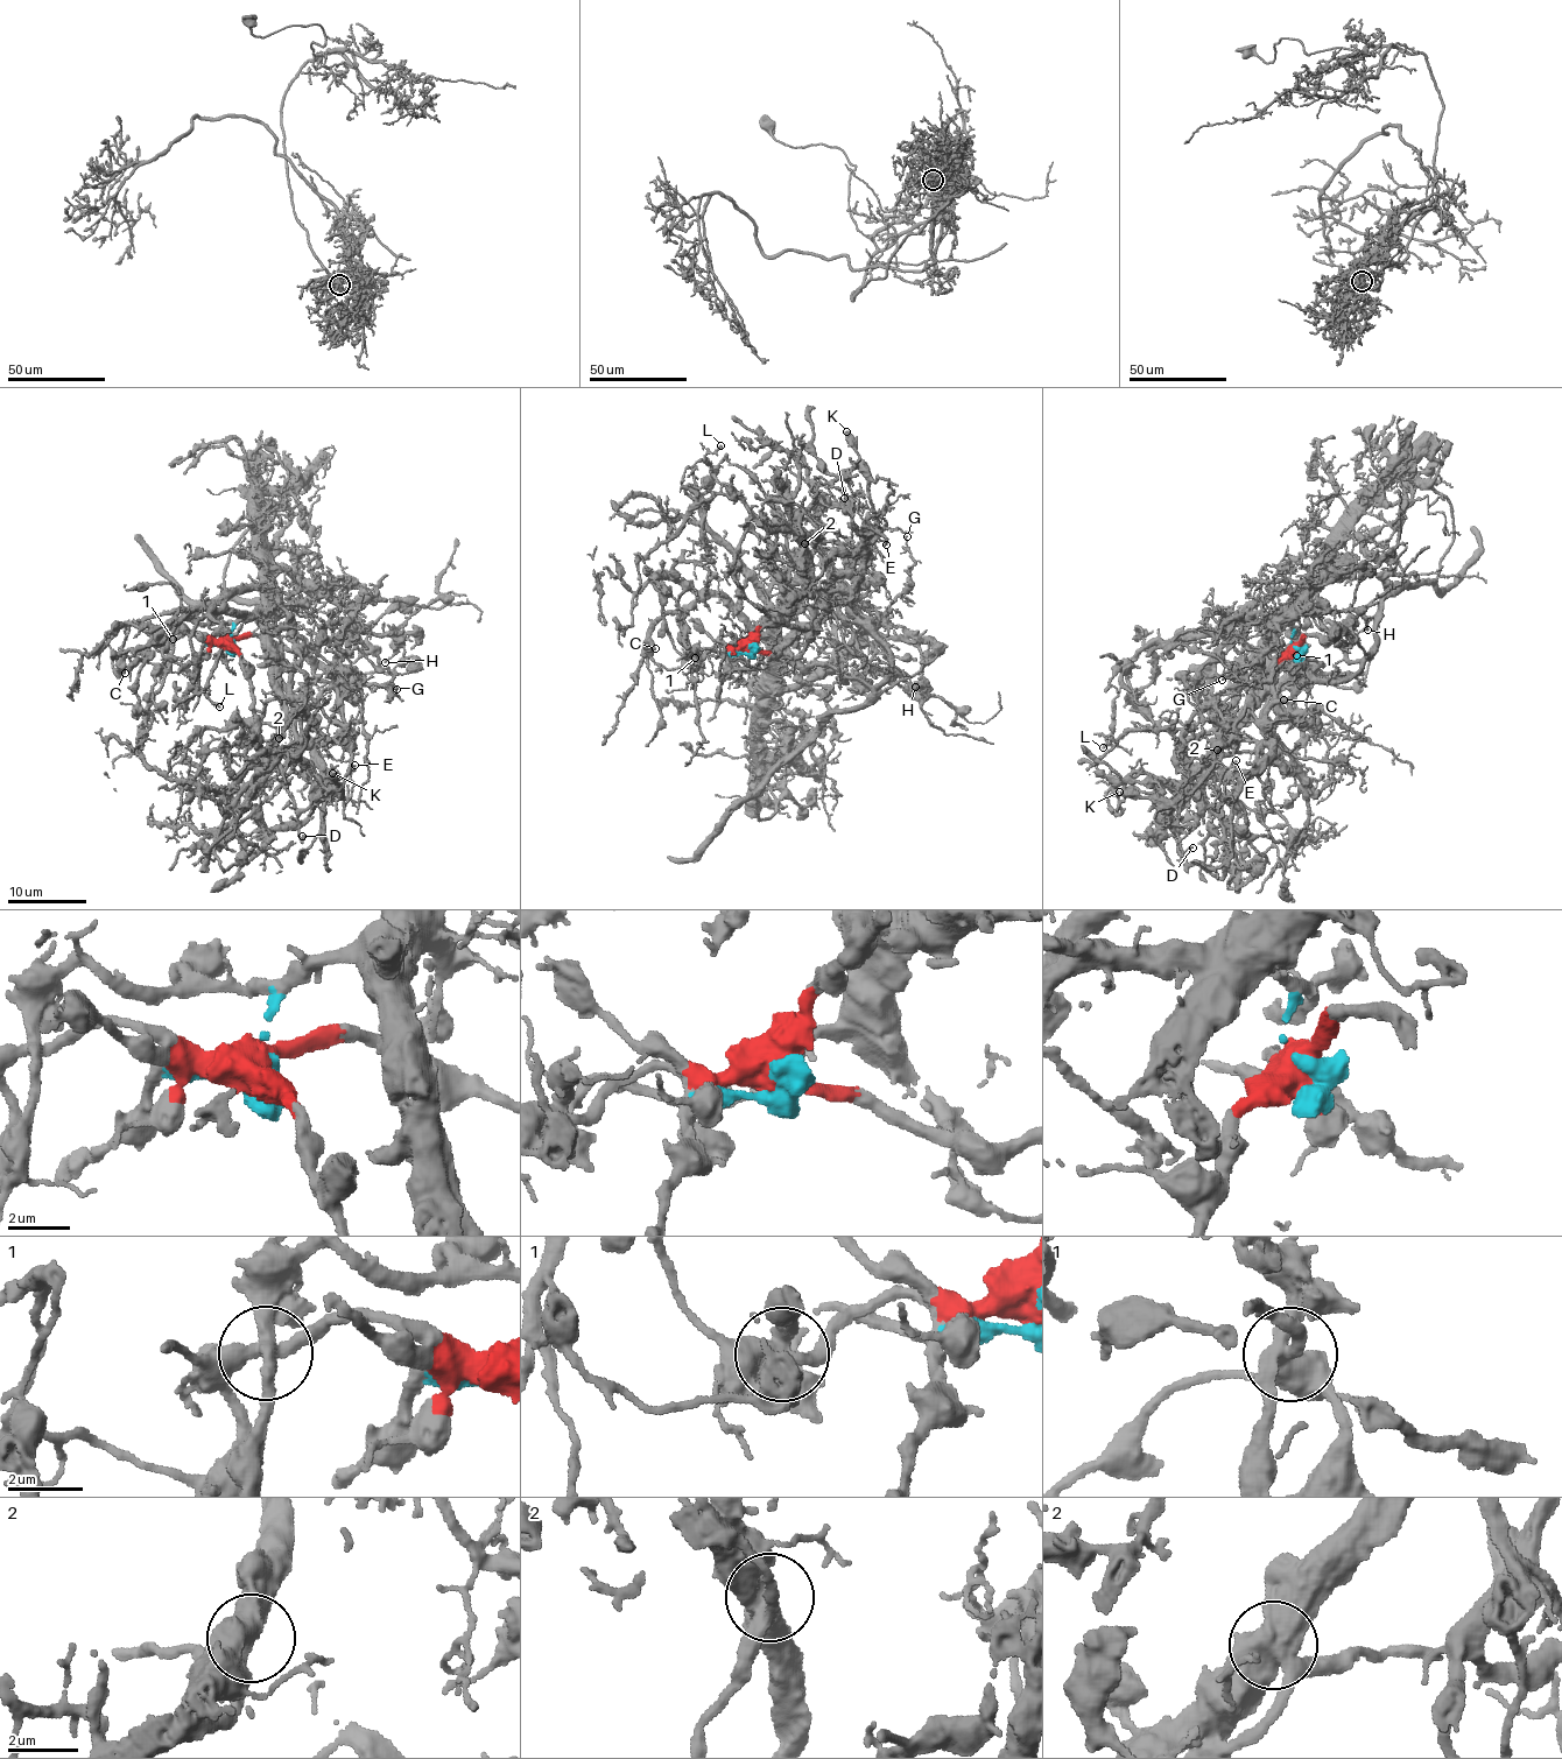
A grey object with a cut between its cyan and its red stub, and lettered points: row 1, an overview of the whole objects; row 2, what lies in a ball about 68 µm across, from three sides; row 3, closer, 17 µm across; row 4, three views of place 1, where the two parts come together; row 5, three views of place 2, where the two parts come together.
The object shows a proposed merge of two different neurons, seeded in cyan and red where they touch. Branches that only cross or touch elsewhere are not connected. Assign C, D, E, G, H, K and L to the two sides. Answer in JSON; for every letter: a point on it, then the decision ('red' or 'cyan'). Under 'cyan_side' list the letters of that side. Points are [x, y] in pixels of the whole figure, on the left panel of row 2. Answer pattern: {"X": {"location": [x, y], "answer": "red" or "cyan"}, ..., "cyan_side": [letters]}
{"C": {"location": [125, 673], "answer": "red"}, "D": {"location": [302, 836], "answer": "cyan"}, "E": {"location": [354, 765], "answer": "red"}, "G": {"location": [396, 689], "answer": "cyan"}, "H": {"location": [385, 662], "answer": "cyan"}, "K": {"location": [332, 773], "answer": "red"}, "L": {"location": [219, 706], "answer": "cyan"}, "cyan_side": ["D", "G", "H", "L"]}

